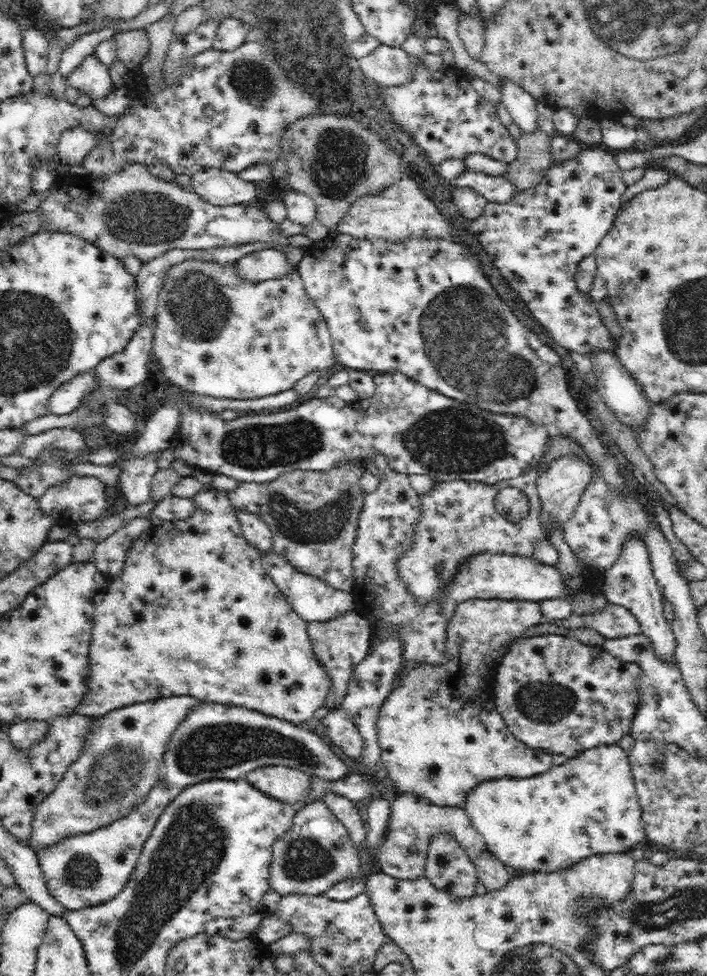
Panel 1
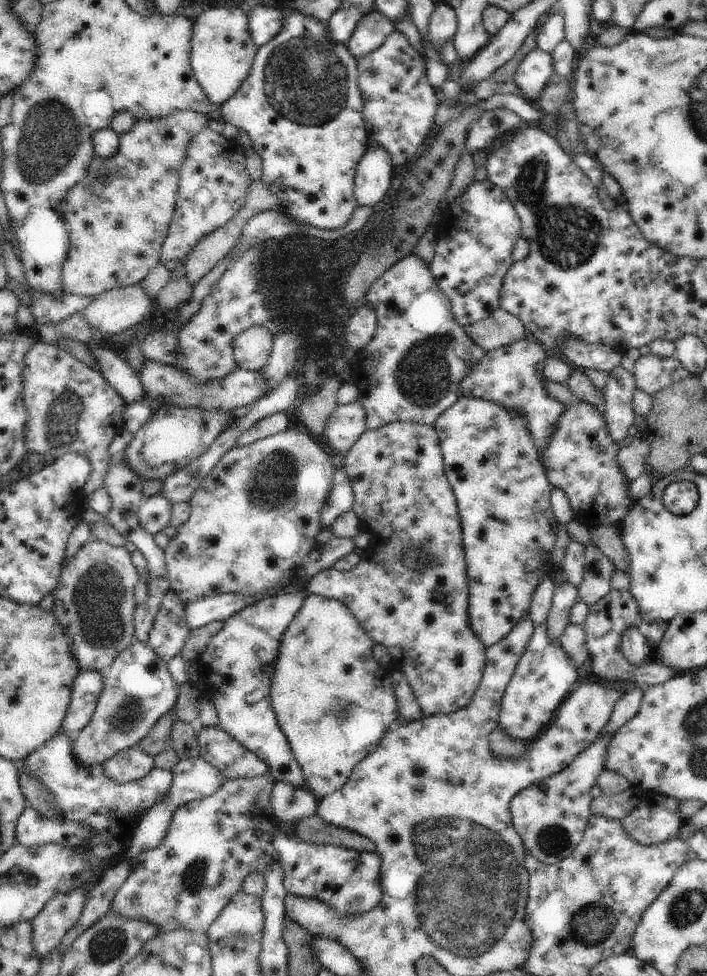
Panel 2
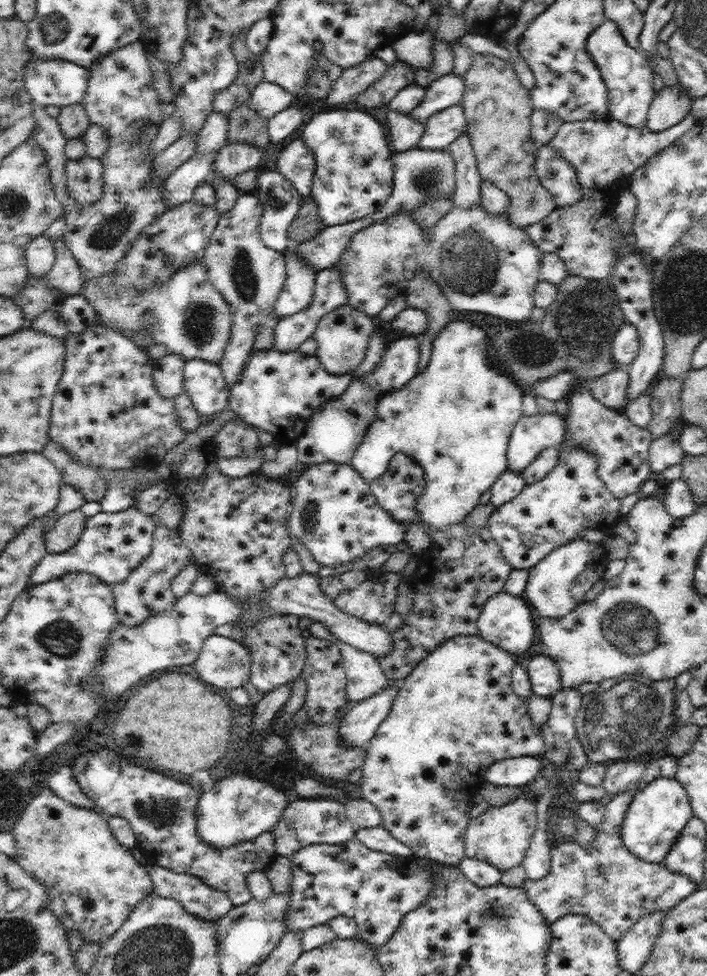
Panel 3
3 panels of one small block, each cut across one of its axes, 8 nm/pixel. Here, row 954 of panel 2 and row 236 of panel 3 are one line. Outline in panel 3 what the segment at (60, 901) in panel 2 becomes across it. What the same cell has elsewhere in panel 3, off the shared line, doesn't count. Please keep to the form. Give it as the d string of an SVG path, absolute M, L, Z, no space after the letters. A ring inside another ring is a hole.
M47 234L35 236L26 247L25 259L30 278L48 275L55 262L55 241L50 240Z

